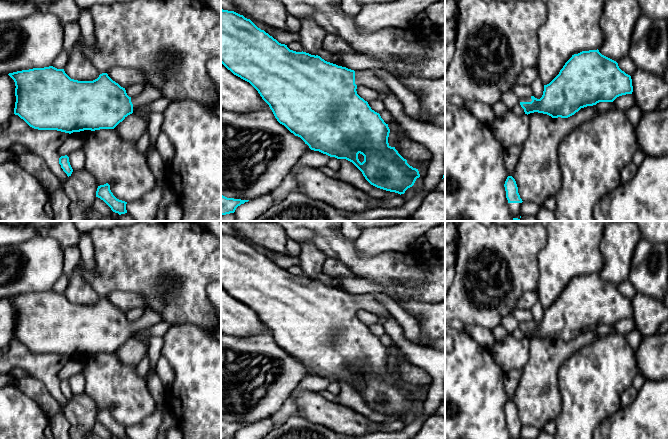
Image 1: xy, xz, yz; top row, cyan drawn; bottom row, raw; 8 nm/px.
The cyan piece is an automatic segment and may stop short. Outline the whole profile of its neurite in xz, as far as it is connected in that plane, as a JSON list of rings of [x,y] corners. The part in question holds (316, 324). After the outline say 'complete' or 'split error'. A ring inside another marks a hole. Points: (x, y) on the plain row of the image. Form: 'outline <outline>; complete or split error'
outline [[[221,233],[221,287],[234,299],[249,306],[269,329],[277,345],[295,360],[300,361],[311,374],[352,386],[371,409],[401,419],[420,401],[418,393],[410,390],[395,371],[389,369],[388,348],[357,318],[356,313],[360,309],[385,319],[392,317],[374,294],[354,295],[327,286],[318,279],[290,274],[287,269],[279,267],[258,252],[250,243],[223,233]]]; split error

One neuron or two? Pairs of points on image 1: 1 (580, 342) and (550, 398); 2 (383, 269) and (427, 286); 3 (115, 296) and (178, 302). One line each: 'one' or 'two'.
1: one
2: one
3: two

